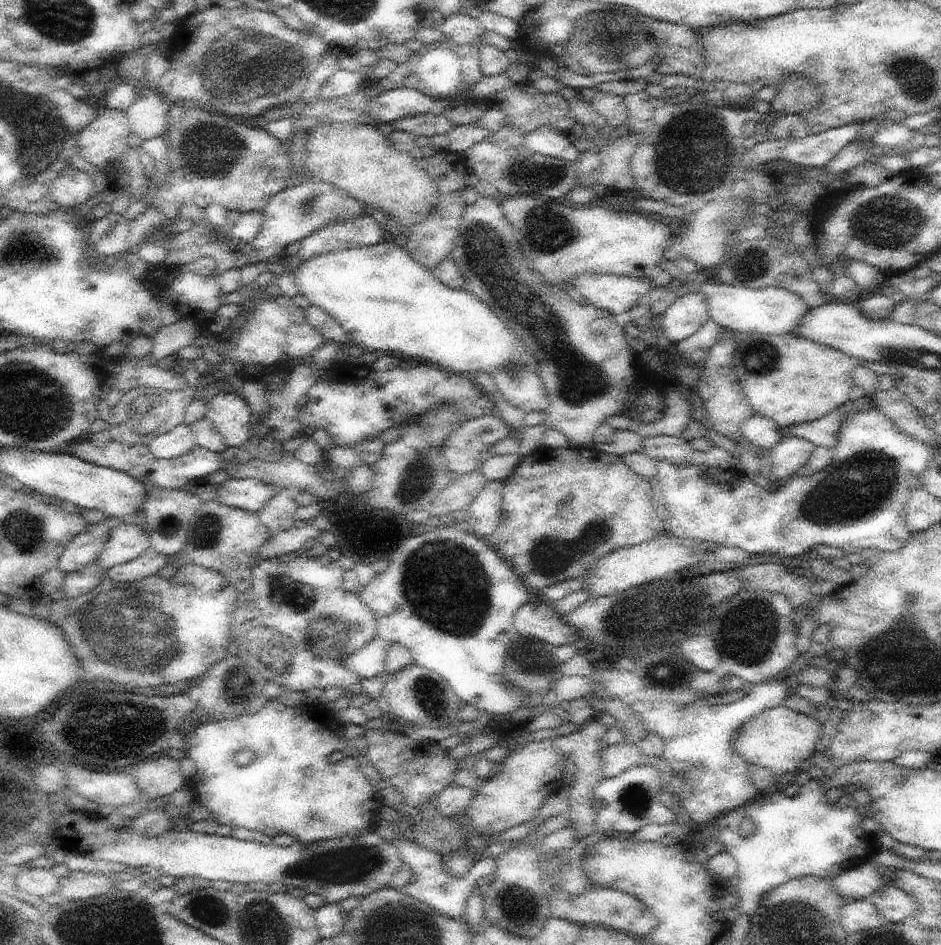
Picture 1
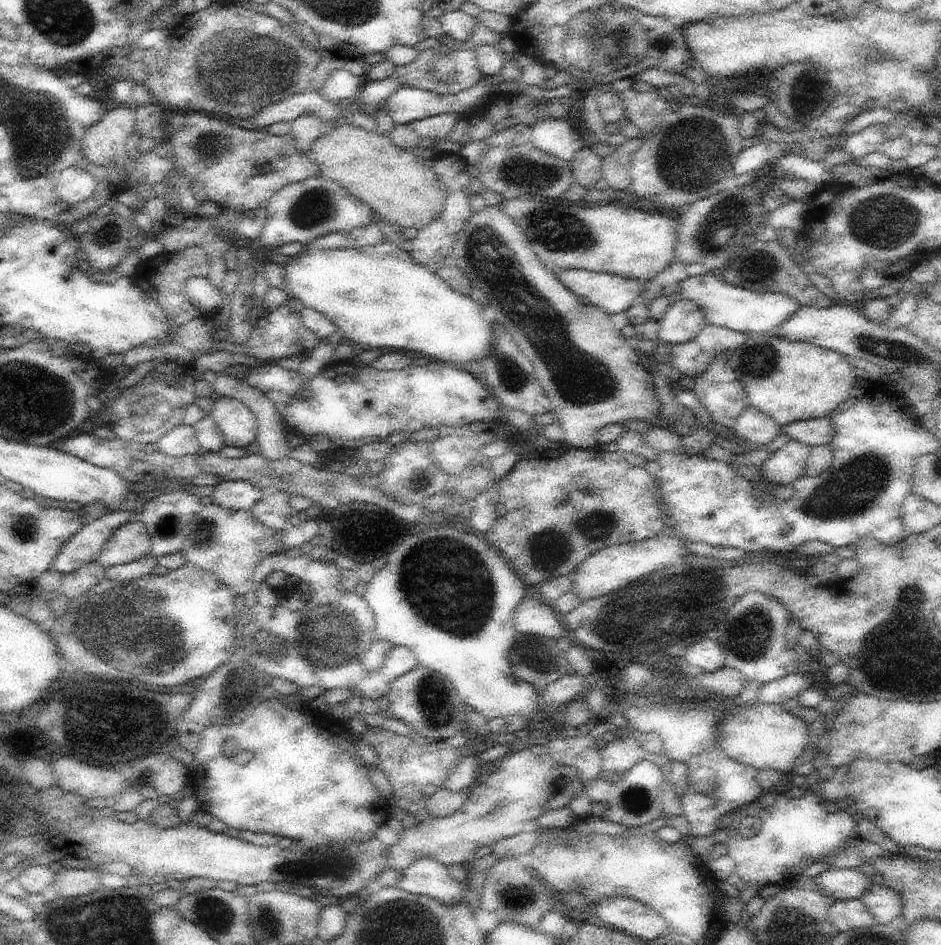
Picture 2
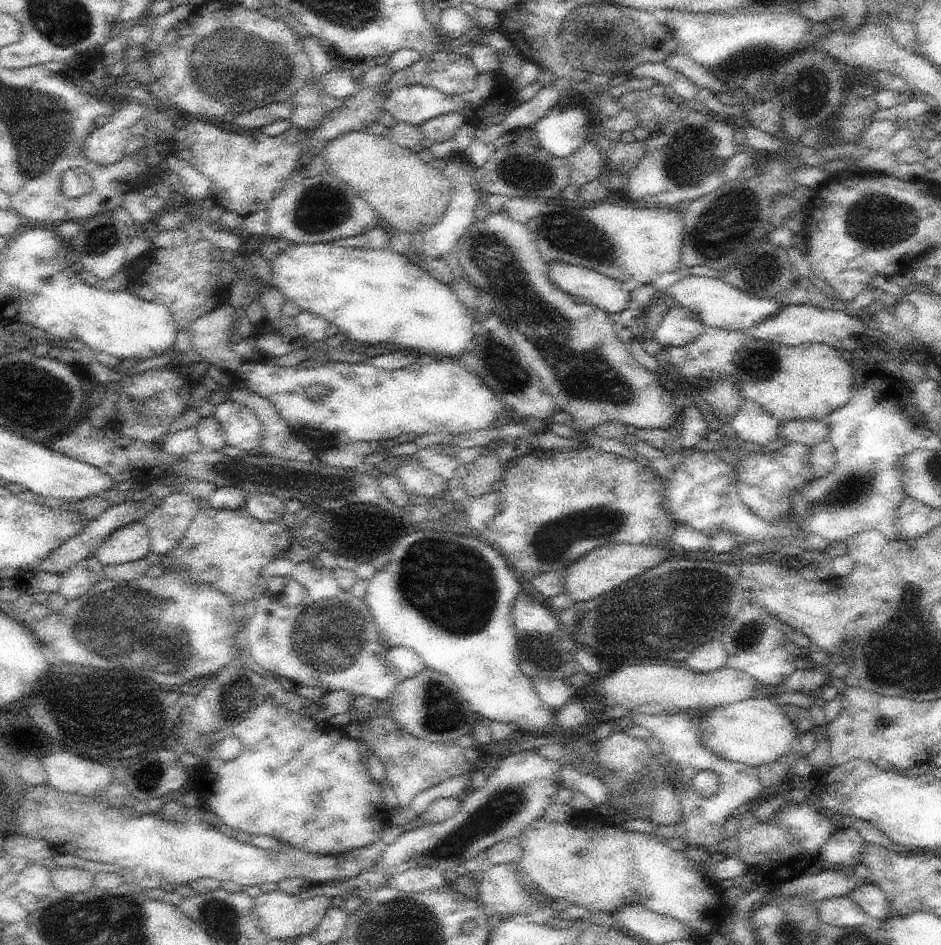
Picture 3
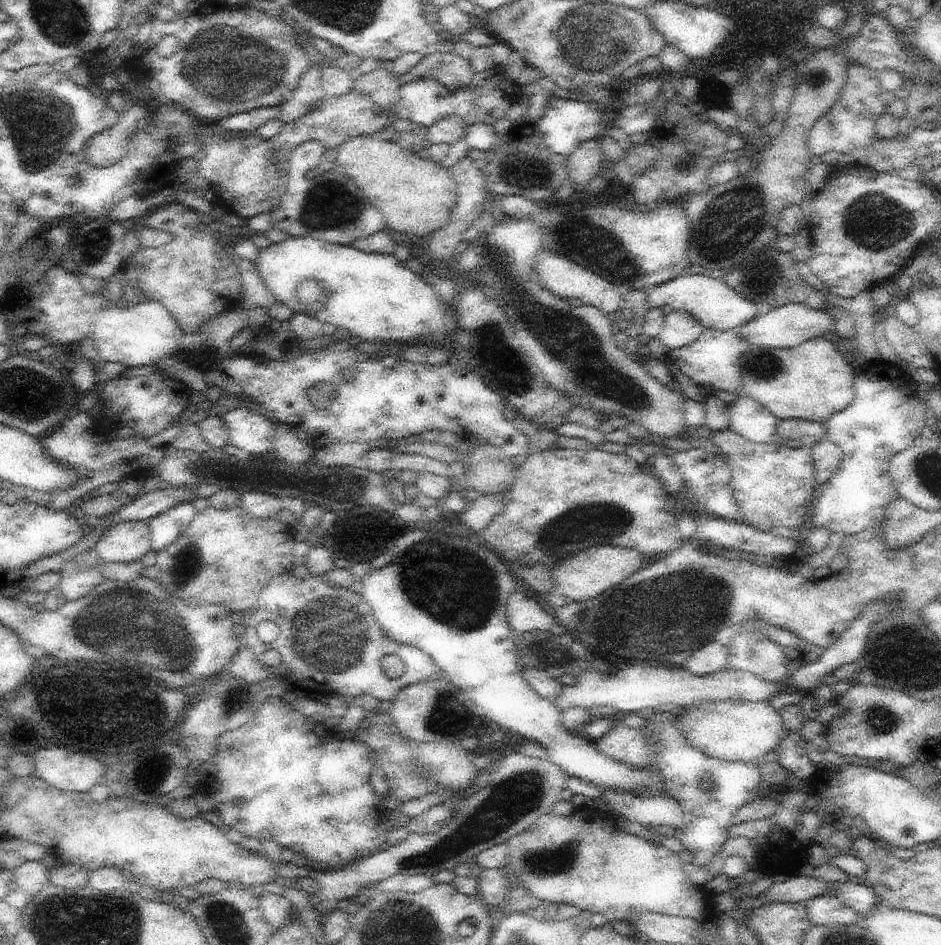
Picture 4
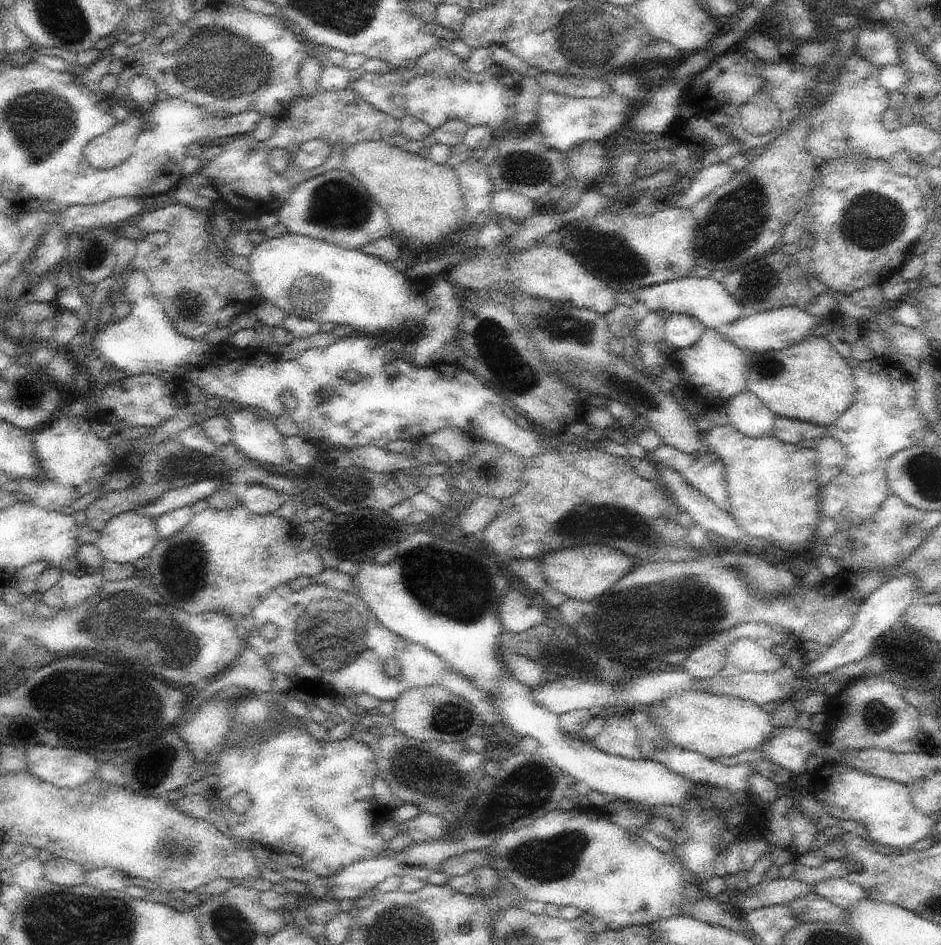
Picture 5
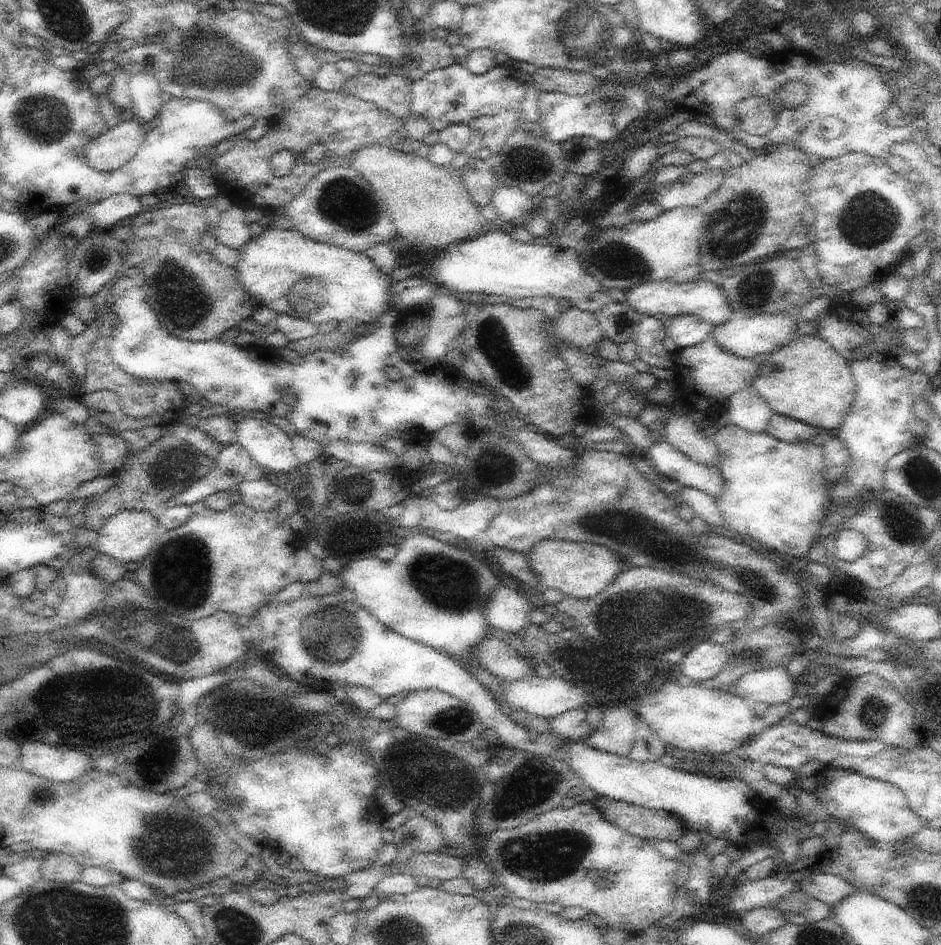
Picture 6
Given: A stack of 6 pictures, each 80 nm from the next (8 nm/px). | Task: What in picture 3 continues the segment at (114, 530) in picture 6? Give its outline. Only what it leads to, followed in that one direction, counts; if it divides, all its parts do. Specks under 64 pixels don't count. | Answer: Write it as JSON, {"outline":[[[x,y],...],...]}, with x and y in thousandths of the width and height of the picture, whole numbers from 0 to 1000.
{"outline":[[[142,551],[119,562],[119,565],[107,574],[101,587],[112,600],[116,597],[155,592],[159,583],[159,560],[153,554],[153,551]]]}

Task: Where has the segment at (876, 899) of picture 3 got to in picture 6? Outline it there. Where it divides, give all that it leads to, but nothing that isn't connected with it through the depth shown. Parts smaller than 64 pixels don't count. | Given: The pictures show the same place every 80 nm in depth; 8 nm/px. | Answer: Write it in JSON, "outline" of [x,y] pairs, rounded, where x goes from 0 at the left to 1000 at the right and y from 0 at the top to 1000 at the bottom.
{"outline":[[[861,922],[849,931],[848,935],[858,947],[877,954],[881,960],[892,956],[910,942],[905,934],[894,927],[869,922]]]}

